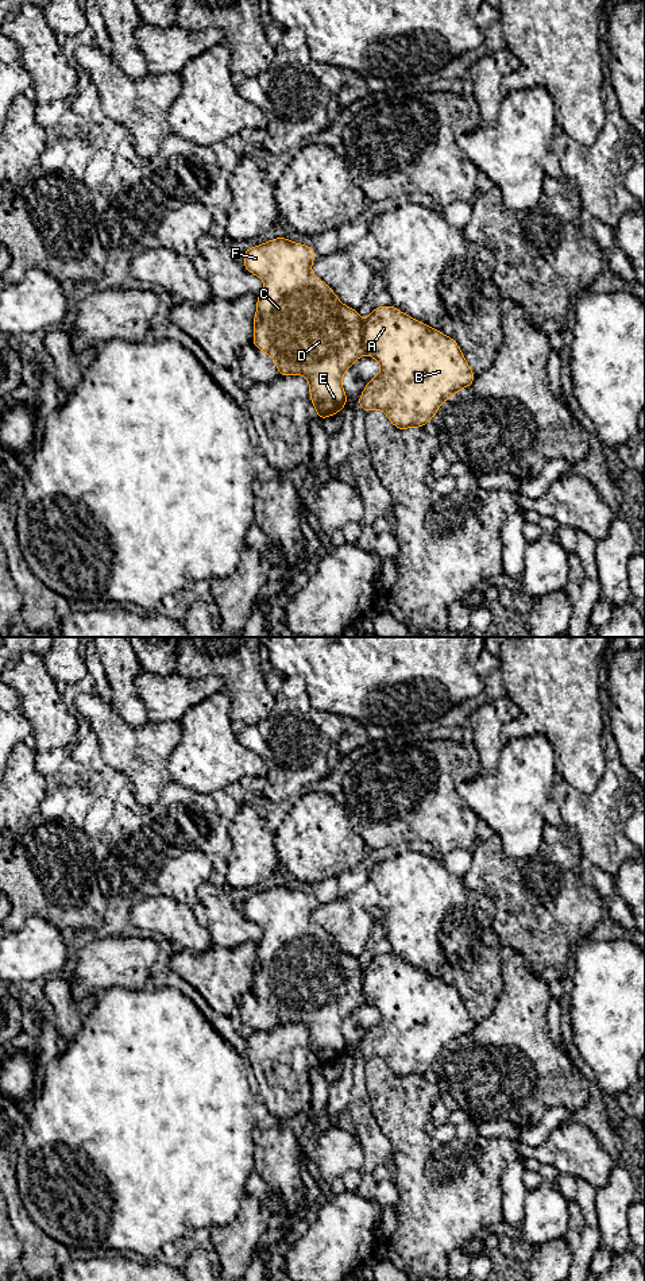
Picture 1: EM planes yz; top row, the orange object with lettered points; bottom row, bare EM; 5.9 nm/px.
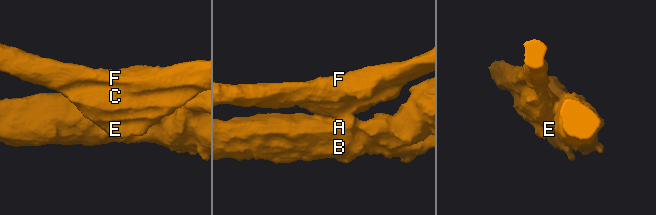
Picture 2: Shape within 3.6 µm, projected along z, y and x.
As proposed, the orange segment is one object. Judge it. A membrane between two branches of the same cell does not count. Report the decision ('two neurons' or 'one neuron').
two neurons

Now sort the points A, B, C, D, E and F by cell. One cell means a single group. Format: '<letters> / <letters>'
A B / C D E F

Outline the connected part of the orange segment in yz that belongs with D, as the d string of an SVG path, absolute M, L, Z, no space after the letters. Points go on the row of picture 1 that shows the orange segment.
M274 238L244 250L246 271L259 277L264 286L256 298L252 344L275 363L279 377L300 374L309 383L312 406L324 420L348 404L343 377L364 352L362 317L340 301L336 293L312 273L316 252L287 238Z

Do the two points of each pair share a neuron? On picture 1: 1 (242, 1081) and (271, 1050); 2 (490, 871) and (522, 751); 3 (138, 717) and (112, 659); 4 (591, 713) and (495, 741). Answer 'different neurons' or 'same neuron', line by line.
1: different neurons
2: different neurons
3: same neuron
4: different neurons

